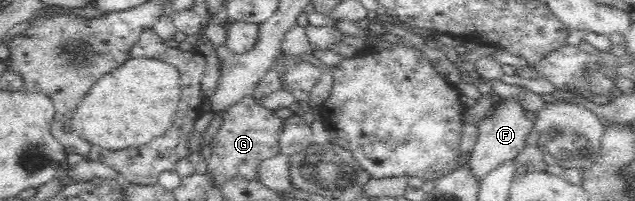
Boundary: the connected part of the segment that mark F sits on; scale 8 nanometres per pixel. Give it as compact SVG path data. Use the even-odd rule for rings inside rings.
M496 98L496 105L485 119L477 124L477 139L470 151L469 166L480 178L485 177L488 171L504 163L506 159L515 159L520 151L526 148L526 139L532 130L536 130L536 123L530 119L528 110L520 103L520 99Z

